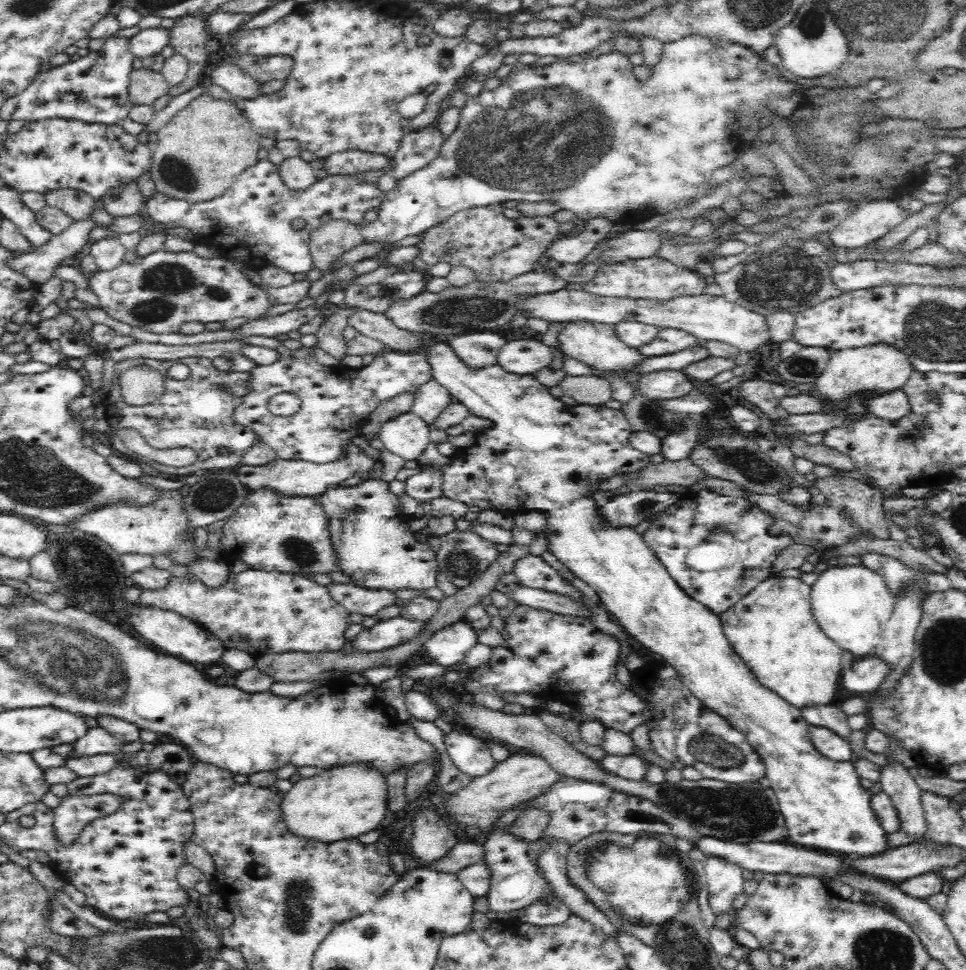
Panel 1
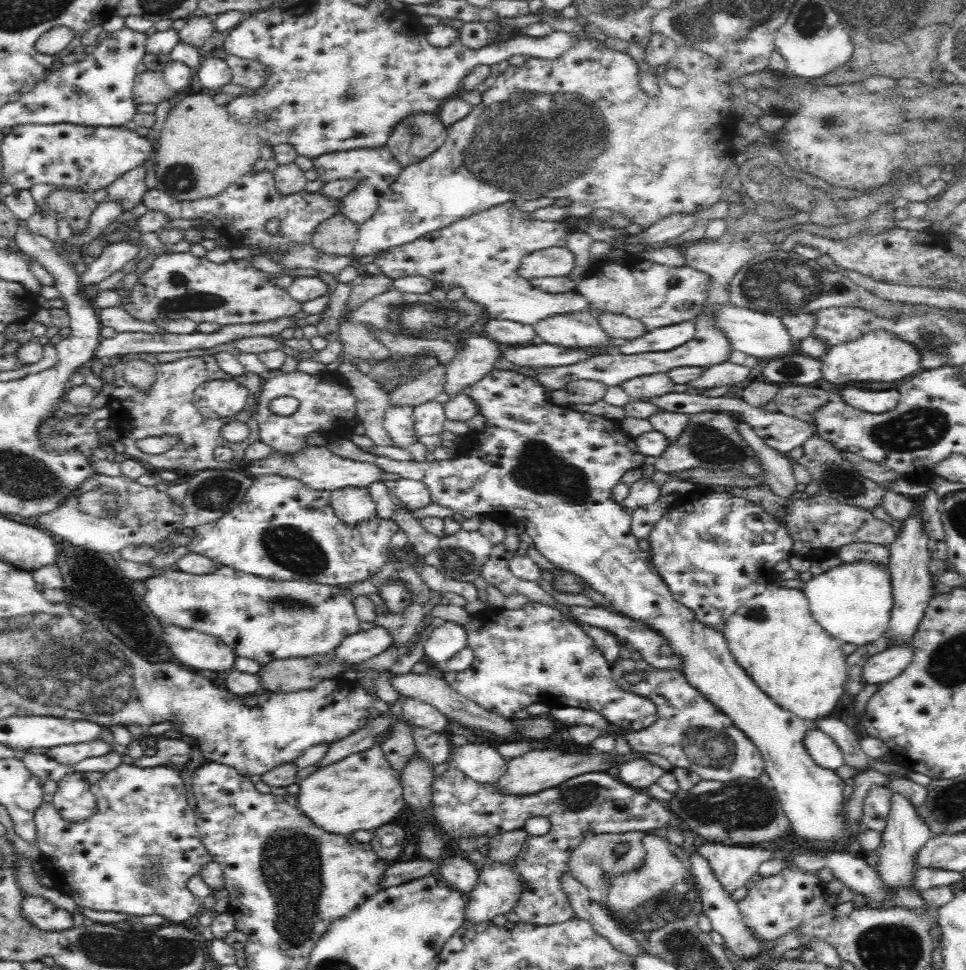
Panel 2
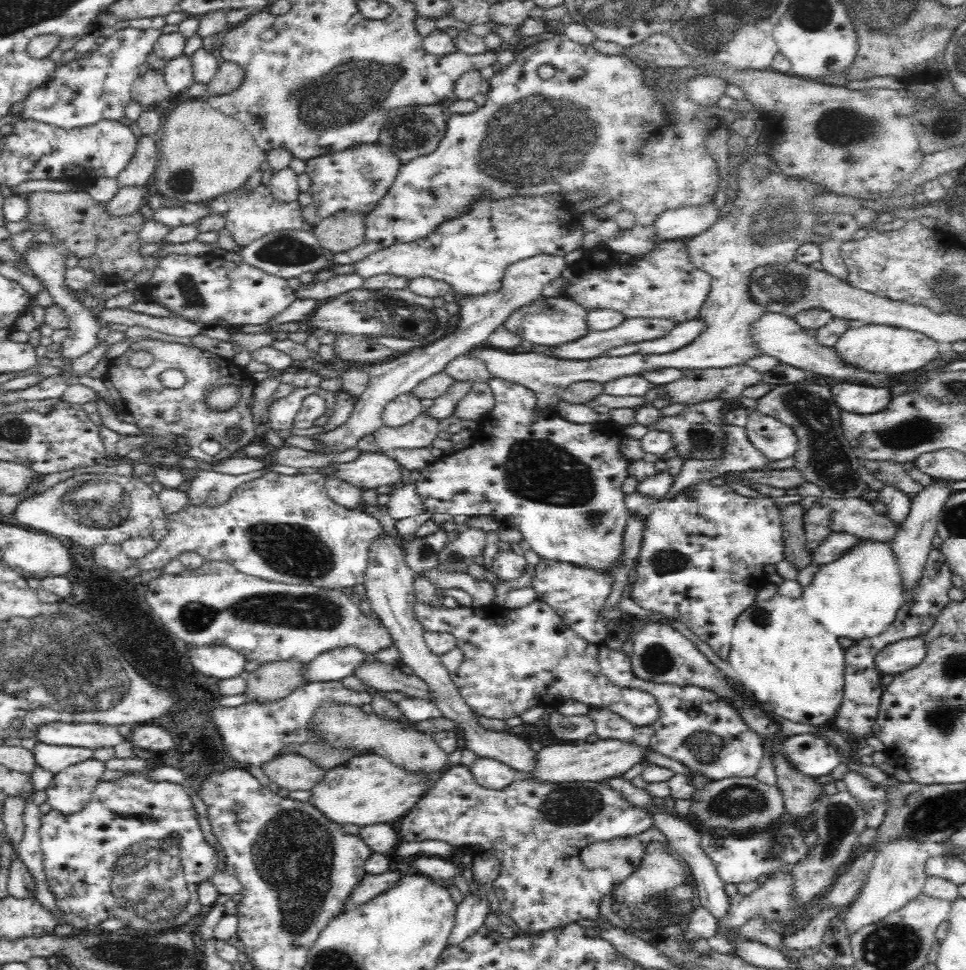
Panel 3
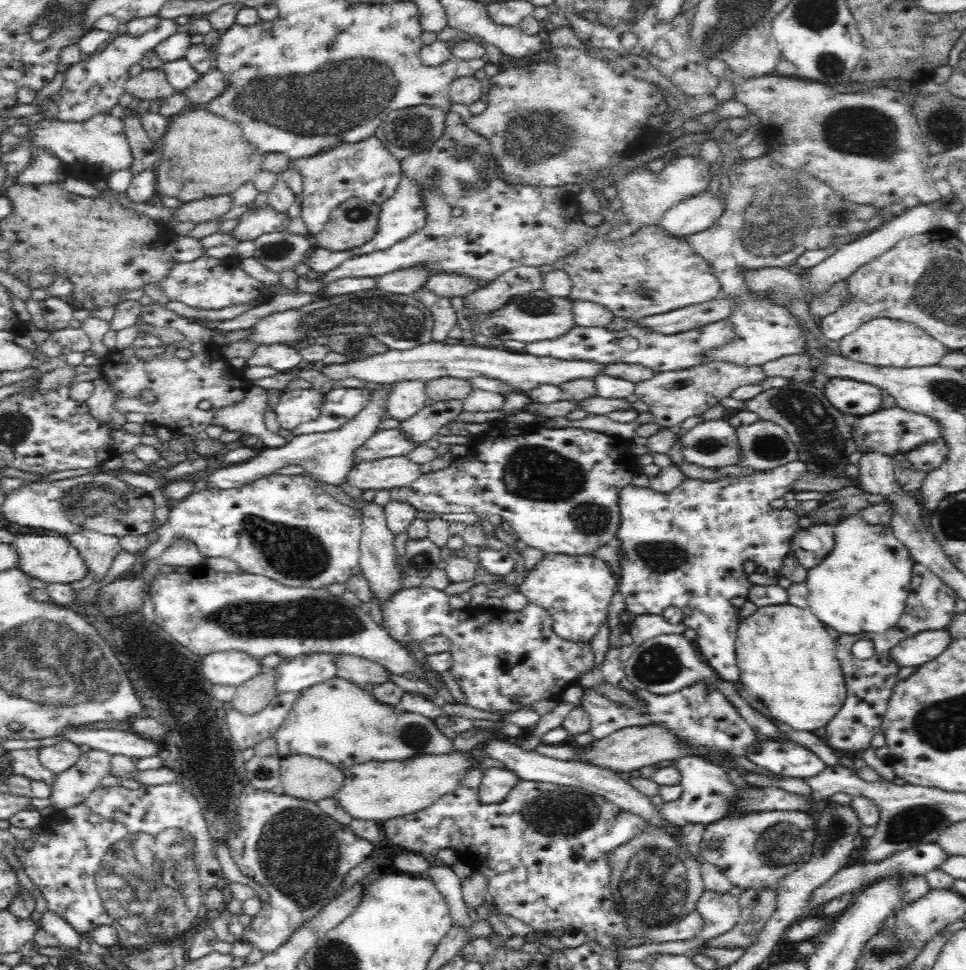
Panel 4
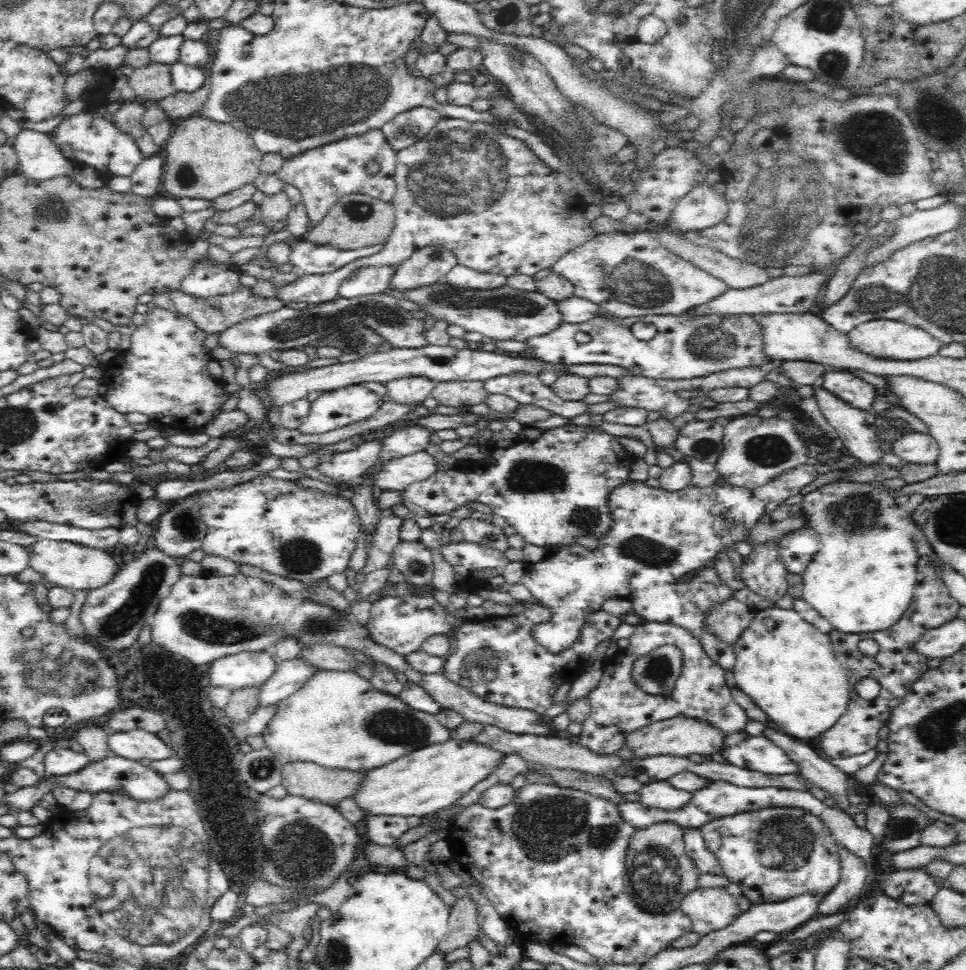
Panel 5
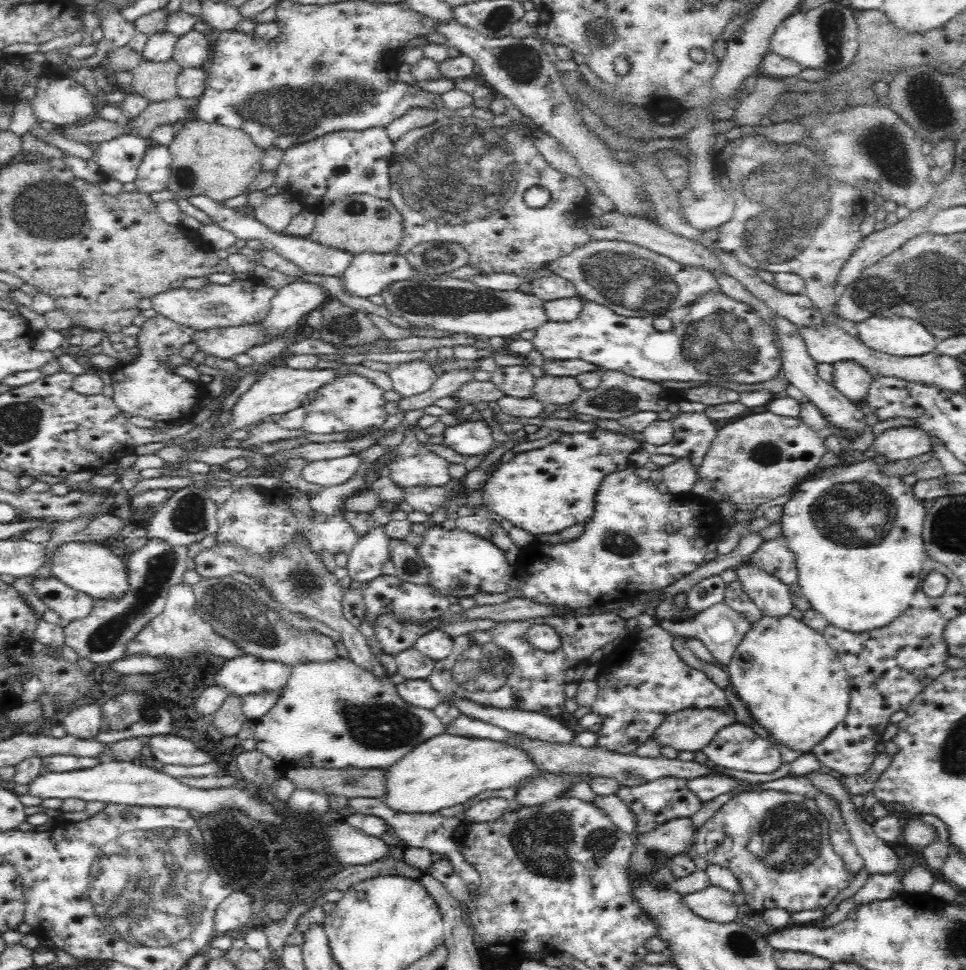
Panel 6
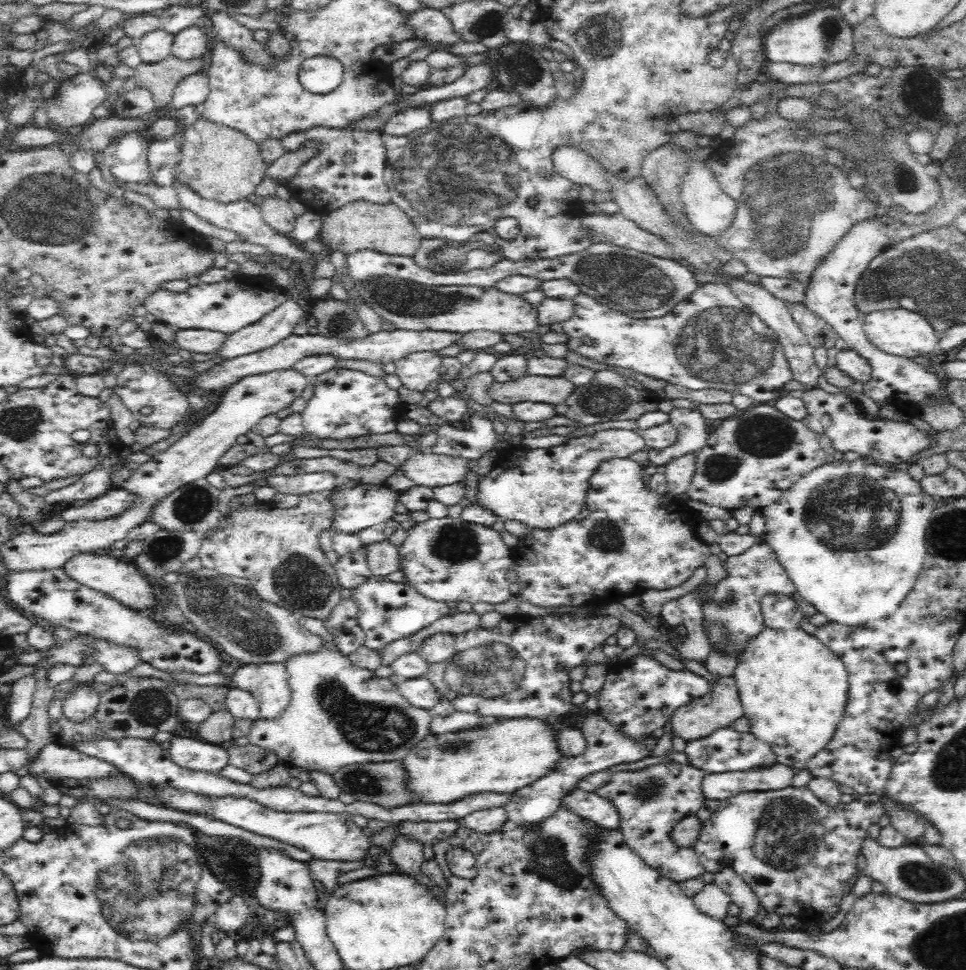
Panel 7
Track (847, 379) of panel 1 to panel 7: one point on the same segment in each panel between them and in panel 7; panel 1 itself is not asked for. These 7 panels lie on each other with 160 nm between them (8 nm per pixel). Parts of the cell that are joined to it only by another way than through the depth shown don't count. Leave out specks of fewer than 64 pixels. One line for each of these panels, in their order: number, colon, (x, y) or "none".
2: (878, 355)
3: (876, 348)
4: (884, 342)
5: (883, 338)
6: (891, 334)
7: (899, 332)

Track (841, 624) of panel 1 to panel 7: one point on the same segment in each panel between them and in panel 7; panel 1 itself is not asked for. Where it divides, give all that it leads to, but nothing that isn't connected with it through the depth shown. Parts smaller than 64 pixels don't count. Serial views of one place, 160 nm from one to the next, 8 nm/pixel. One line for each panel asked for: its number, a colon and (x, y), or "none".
2: (854, 602)
3: (858, 596)
4: (862, 586)
5: (862, 579)
6: (856, 533)
7: (844, 505)

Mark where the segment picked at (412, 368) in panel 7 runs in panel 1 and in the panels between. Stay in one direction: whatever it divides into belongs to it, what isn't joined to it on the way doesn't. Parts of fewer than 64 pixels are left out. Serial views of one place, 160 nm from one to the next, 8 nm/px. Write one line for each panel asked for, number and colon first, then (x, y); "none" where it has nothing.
1: (406, 436)
2: (398, 421)
3: (405, 408)
4: (406, 398)
5: (410, 391)
6: (410, 378)

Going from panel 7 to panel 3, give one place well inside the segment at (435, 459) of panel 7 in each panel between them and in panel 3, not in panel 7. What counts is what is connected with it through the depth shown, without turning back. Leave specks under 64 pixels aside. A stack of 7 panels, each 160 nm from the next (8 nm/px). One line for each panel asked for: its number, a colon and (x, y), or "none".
3: (371, 469)
4: (393, 472)
5: (396, 475)
6: (414, 465)

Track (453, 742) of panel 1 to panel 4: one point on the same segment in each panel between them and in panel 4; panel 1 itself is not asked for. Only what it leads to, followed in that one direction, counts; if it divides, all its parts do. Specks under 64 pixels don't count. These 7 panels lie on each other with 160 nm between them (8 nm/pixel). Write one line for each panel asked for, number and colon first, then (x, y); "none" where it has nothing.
2: (484, 764)
3: (494, 775)
4: (495, 783)

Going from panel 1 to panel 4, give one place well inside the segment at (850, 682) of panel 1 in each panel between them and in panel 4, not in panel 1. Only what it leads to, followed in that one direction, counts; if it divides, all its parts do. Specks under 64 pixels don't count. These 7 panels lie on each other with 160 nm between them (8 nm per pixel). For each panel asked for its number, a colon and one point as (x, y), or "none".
2: (881, 668)
3: (899, 657)
4: (917, 650)

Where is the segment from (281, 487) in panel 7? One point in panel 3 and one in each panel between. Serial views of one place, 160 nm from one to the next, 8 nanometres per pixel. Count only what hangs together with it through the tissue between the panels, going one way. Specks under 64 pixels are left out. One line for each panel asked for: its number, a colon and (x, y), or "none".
3: (419, 433)
4: (387, 443)
5: (343, 469)
6: (326, 473)

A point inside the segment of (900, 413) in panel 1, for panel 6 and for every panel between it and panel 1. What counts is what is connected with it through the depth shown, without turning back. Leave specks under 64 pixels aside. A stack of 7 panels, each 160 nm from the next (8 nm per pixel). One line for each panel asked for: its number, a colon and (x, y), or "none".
2: (871, 401)
3: (855, 398)
4: (851, 398)
5: (857, 392)
6: (852, 380)

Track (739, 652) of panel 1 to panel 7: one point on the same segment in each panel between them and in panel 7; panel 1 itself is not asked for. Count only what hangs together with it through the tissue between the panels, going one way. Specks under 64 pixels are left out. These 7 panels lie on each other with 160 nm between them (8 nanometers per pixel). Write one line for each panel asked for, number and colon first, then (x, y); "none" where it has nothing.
2: (774, 638)
3: (785, 658)
4: (786, 659)
5: (790, 673)
6: (785, 674)
7: (793, 689)

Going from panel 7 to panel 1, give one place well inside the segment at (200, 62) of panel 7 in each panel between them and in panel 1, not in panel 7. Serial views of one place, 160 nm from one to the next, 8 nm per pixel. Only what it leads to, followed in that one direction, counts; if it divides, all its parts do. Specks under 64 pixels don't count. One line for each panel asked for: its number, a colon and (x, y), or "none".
1: (145, 86)
2: (150, 87)
3: (149, 88)
4: (149, 84)
5: (153, 82)
6: (157, 81)

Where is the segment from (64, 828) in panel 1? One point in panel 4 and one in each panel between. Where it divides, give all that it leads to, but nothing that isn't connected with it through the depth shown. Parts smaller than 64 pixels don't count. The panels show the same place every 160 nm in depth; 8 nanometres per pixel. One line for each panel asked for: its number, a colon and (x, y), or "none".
2: (73, 799)
3: (68, 792)
4: (70, 788)

